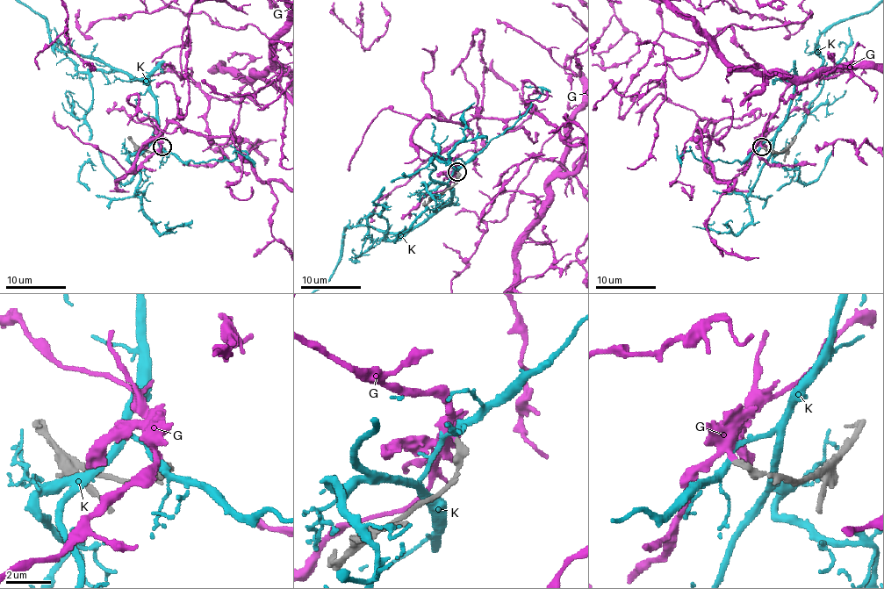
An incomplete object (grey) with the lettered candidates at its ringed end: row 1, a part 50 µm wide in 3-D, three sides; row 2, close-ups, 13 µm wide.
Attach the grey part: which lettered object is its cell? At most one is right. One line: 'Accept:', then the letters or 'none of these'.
Accept: G

